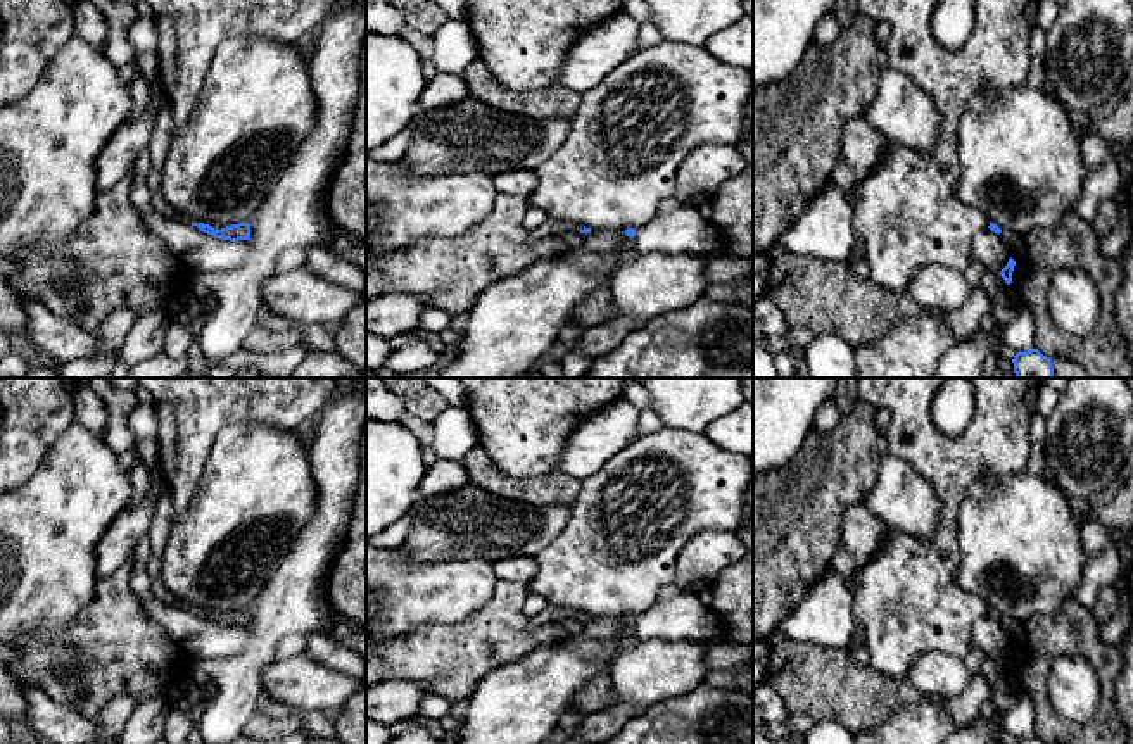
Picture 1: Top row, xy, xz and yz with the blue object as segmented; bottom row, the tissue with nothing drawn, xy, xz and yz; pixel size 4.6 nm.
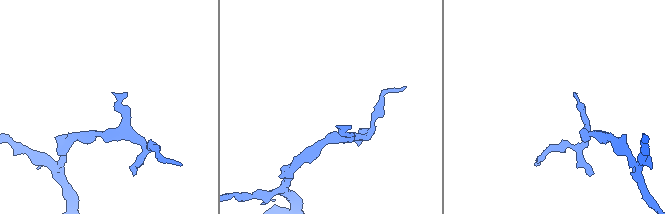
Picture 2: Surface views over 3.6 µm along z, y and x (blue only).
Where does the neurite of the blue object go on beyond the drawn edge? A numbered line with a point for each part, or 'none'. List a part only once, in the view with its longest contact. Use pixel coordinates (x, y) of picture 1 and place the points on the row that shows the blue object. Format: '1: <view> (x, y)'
none

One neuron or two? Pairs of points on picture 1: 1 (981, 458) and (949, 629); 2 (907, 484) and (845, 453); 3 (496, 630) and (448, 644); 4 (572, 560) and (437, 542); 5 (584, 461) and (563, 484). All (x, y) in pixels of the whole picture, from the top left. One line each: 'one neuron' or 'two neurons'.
1: one neuron
2: two neurons
3: one neuron
4: two neurons
5: two neurons

